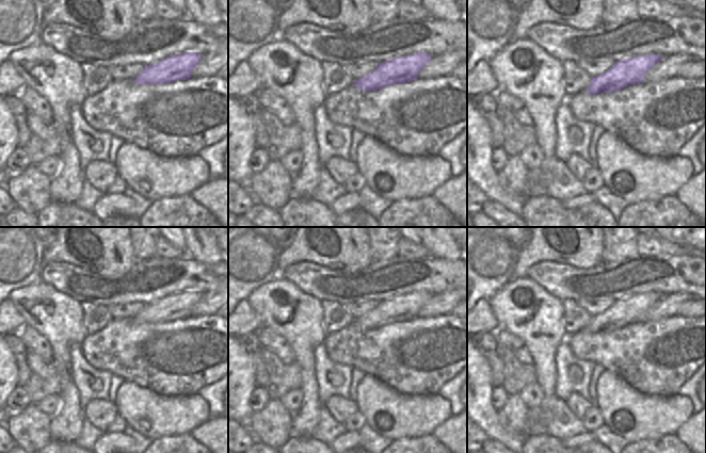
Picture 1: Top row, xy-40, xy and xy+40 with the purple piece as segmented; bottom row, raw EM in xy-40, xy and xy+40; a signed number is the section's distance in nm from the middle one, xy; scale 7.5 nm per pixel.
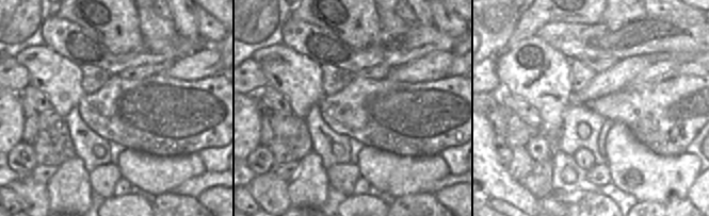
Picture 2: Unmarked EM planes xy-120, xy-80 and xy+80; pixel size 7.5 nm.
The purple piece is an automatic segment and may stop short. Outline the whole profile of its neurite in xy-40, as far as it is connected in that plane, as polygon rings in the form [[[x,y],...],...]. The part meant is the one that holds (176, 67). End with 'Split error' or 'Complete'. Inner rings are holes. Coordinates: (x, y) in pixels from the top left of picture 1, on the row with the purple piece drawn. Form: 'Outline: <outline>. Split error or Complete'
Outline: [[[182,52],[167,56],[157,63],[145,65],[132,81],[138,84],[167,84],[187,80],[192,78],[192,70],[202,58],[203,54],[197,52]]]. Complete

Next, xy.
Outline: [[[415,52],[378,63],[368,75],[354,80],[359,91],[376,91],[391,84],[404,84],[418,78],[418,72],[429,63],[431,55]]]. Complete

